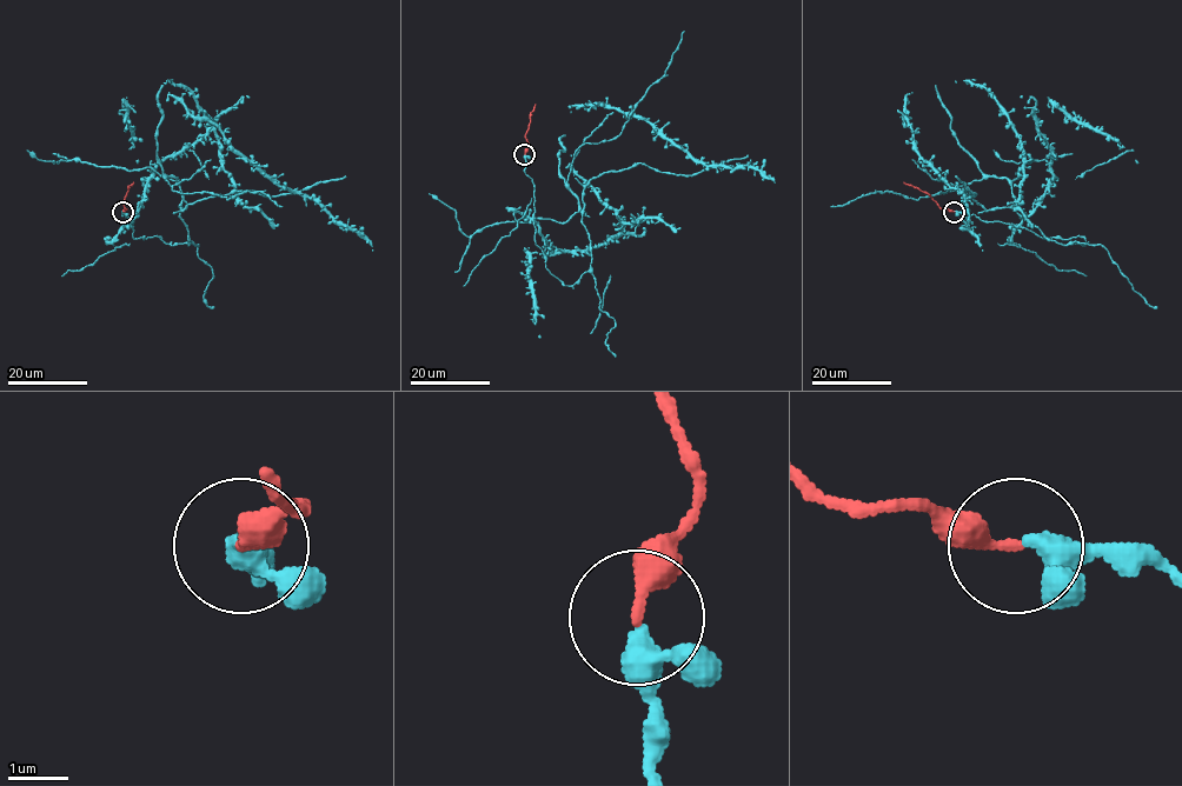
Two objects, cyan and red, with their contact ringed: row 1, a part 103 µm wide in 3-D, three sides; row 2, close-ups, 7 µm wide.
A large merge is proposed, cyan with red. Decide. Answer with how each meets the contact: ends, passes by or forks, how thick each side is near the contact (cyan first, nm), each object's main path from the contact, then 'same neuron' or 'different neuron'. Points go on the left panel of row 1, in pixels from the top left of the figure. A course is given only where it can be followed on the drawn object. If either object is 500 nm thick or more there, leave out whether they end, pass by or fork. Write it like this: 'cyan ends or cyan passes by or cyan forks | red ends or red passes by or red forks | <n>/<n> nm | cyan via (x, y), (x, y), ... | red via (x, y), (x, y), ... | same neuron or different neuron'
cyan passes by | red ends | 320/320 nm | cyan via (123, 212), (134, 239), (188, 245), (180, 211), (191, 202), (299, 194), (166, 100) | red via (123, 212), (126, 208), (123, 200), (133, 181) | same neuron

